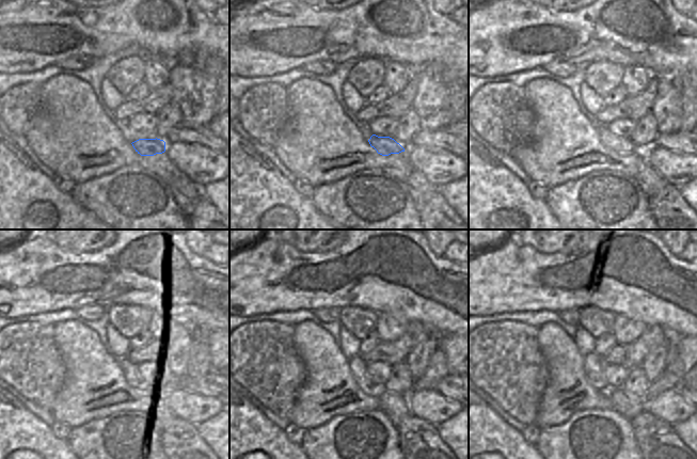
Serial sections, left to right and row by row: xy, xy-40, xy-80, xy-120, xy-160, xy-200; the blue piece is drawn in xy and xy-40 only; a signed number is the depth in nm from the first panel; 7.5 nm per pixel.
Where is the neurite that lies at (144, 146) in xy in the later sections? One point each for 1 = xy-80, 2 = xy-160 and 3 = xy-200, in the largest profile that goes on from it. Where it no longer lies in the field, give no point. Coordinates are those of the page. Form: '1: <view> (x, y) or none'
1: xy-80 (619, 144)
2: xy-160 (358, 366)
3: xy-200 (593, 364)

